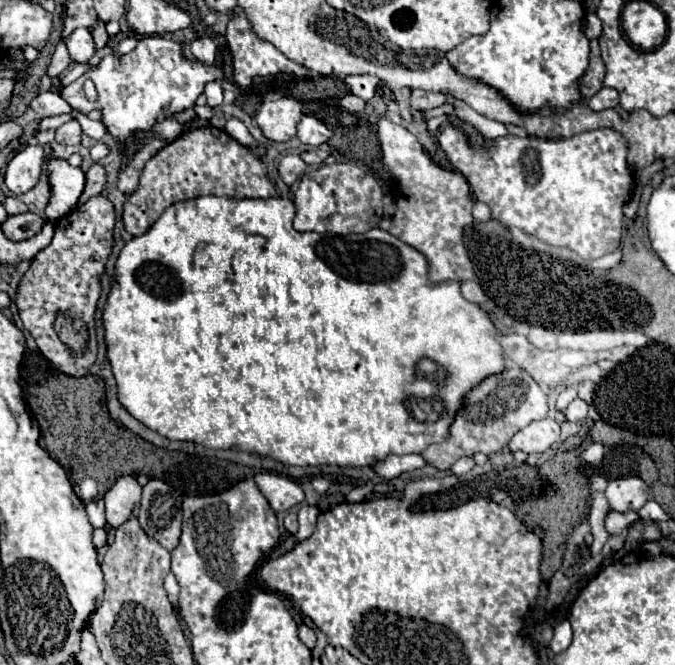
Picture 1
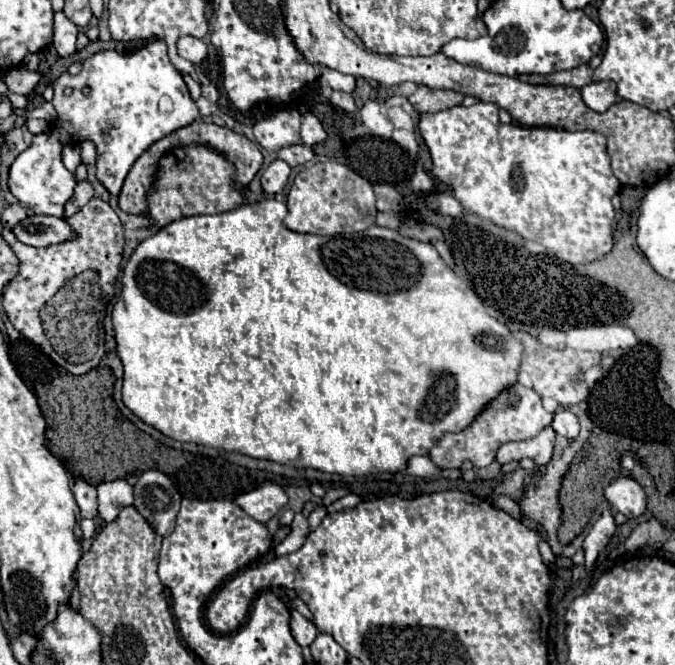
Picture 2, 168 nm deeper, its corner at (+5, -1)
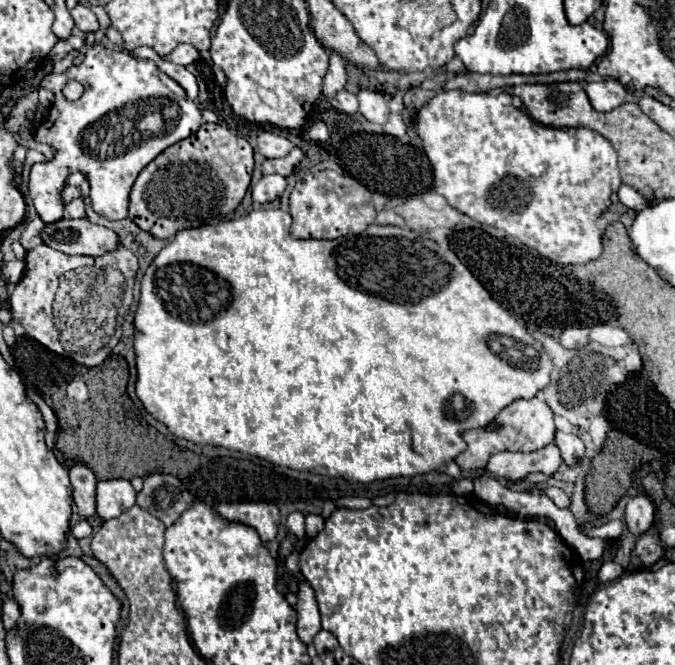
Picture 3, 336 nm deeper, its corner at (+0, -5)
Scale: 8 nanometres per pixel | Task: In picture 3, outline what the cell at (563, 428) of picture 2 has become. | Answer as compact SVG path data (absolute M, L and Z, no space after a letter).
M556 431L556 445L562 451L562 459L566 463L576 463L584 457L584 443L582 439L572 431Z

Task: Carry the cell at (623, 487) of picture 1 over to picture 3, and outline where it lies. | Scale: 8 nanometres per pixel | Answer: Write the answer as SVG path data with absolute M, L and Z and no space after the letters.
M646 495L632 497L626 505L624 521L626 521L626 527L632 533L636 533L636 535L646 533L654 523L654 505L652 505L652 501Z

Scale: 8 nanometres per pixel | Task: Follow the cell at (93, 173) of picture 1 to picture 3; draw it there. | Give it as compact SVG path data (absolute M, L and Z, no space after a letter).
M78 197L78 199L70 201L70 203L66 205L66 215L64 215L64 217L66 217L66 219L82 219L82 217L86 217L84 199Z

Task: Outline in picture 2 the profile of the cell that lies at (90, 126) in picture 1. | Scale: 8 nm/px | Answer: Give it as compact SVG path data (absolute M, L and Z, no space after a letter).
M83 141L81 145L81 163L87 167L95 163L95 145L91 141Z

